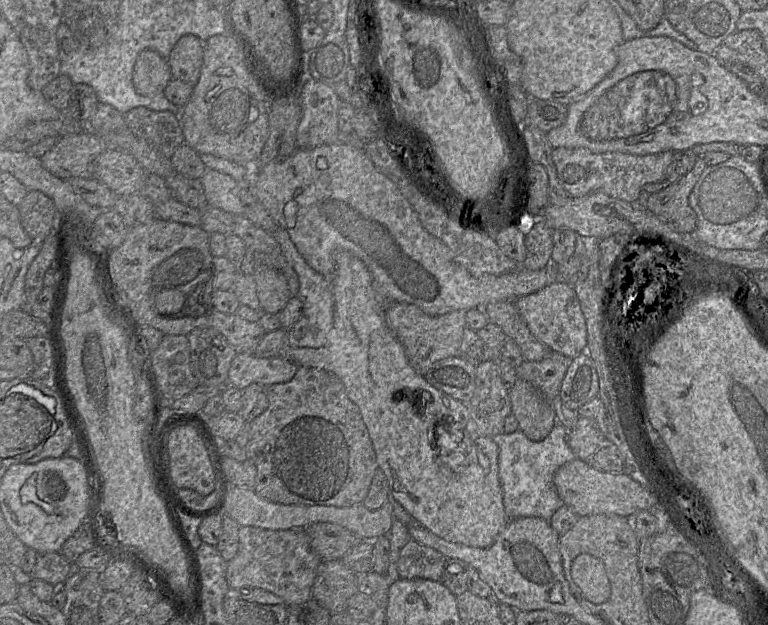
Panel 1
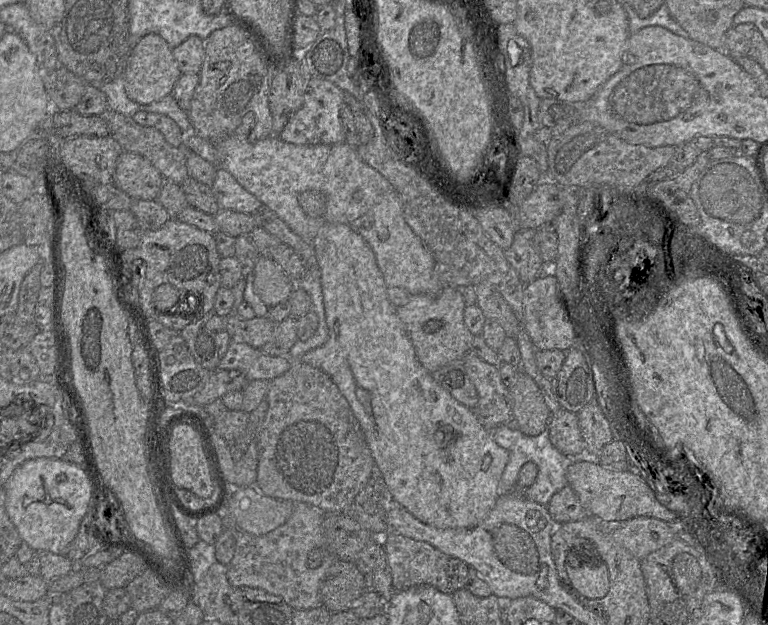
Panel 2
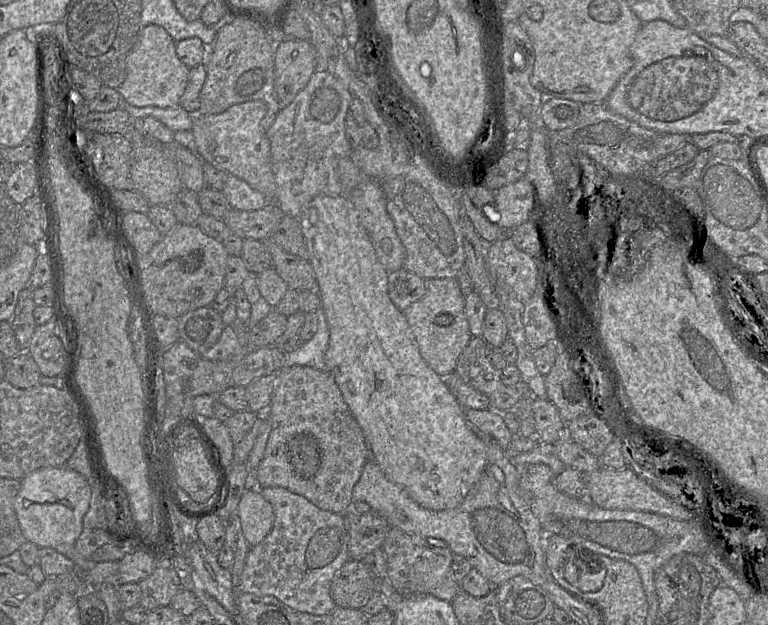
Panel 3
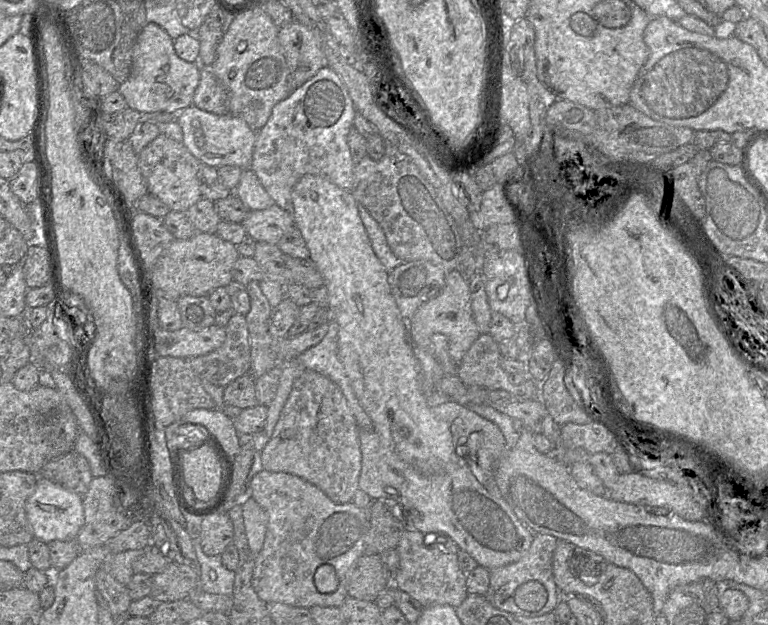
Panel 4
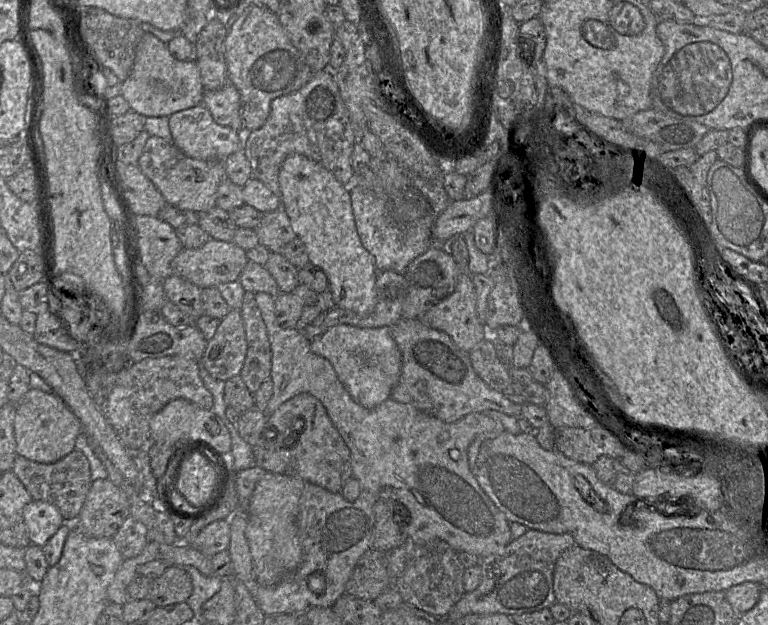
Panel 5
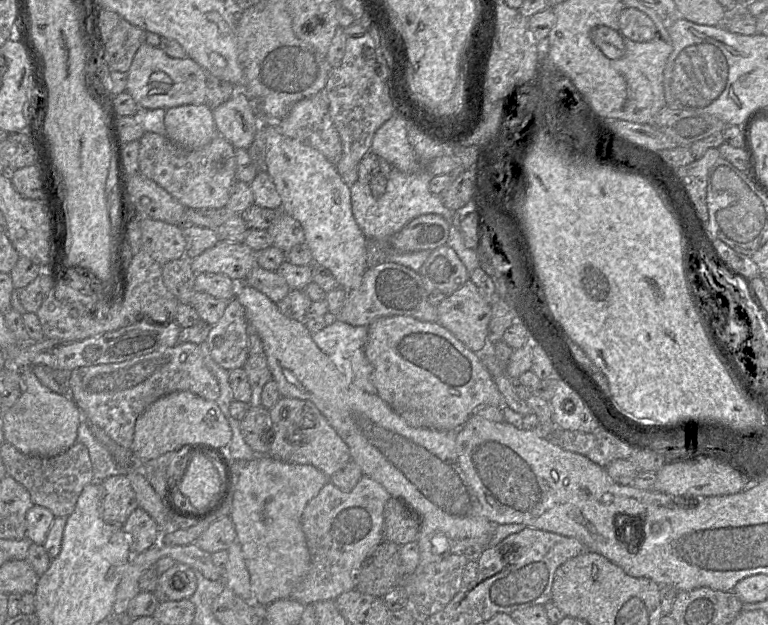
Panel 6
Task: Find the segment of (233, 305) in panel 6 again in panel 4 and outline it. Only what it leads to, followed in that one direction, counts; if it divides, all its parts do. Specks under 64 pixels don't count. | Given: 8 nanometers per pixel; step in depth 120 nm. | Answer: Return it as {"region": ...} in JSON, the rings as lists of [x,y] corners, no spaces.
{"region":[[[234,313],[225,327],[226,338],[223,344],[209,354],[193,358],[183,358],[200,380],[225,387],[238,377],[250,374],[250,339],[245,315]]]}

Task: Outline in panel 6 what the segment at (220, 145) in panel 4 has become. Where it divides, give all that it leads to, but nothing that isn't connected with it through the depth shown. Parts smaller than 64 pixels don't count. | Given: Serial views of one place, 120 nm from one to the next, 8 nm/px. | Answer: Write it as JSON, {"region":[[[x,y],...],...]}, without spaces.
{"region":[[[205,104],[167,109],[164,123],[167,137],[184,149],[201,149],[219,135],[212,110]]]}

